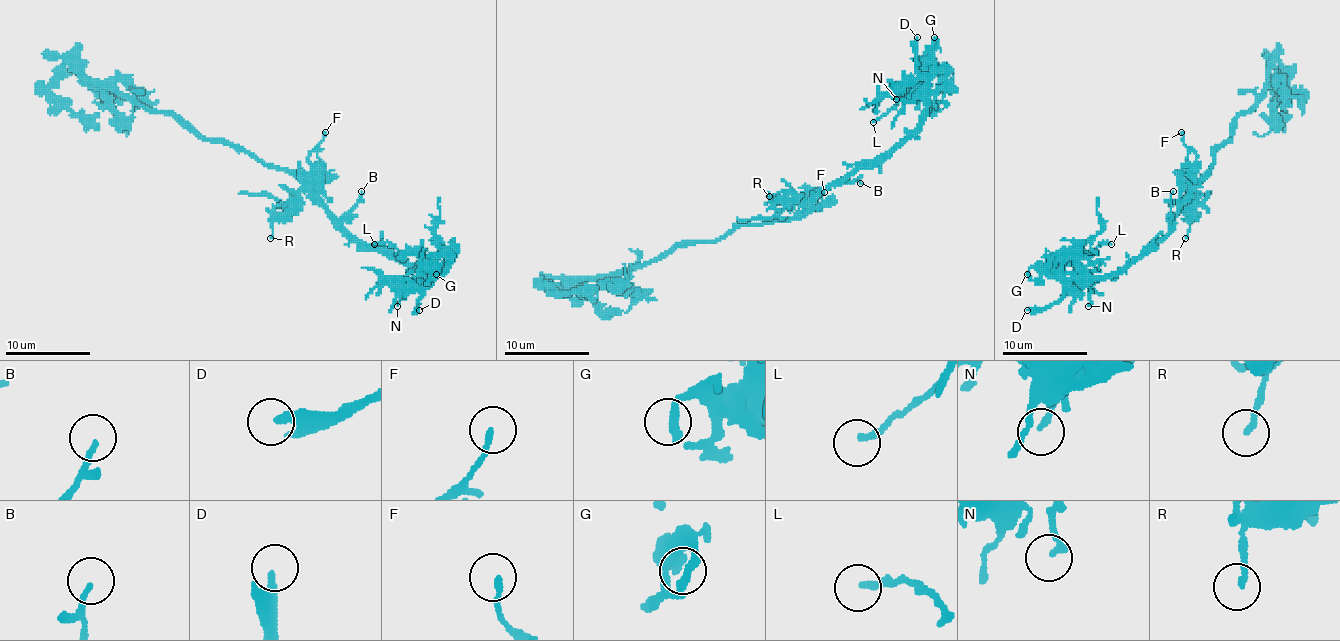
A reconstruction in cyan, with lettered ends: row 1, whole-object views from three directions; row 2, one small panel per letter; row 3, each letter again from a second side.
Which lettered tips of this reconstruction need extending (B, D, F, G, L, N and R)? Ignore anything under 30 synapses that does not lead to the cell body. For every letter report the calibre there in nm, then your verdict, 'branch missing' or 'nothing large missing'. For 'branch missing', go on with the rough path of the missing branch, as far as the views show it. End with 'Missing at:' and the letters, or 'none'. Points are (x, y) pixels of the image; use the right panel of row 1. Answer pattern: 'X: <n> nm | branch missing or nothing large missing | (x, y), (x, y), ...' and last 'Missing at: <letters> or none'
B: 150 nm | nothing large missing
D: 280 nm | branch missing
F: 170 nm | nothing large missing
G: 320 nm | nothing large missing
L: 200 nm | nothing large missing
N: 200 nm | nothing large missing
R: 190 nm | nothing large missing
Missing at: D

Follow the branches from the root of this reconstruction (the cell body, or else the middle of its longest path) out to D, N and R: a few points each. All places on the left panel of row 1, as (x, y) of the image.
D: (275, 166), (294, 170), (313, 195), (361, 242), (387, 246), (425, 278), (427, 284), (419, 299), (419, 310)
N: (275, 166), (294, 170), (361, 242), (387, 246), (427, 276), (408, 276), (397, 306)
R: (275, 166), (294, 170), (306, 183), (294, 202), (272, 223), (270, 238)

